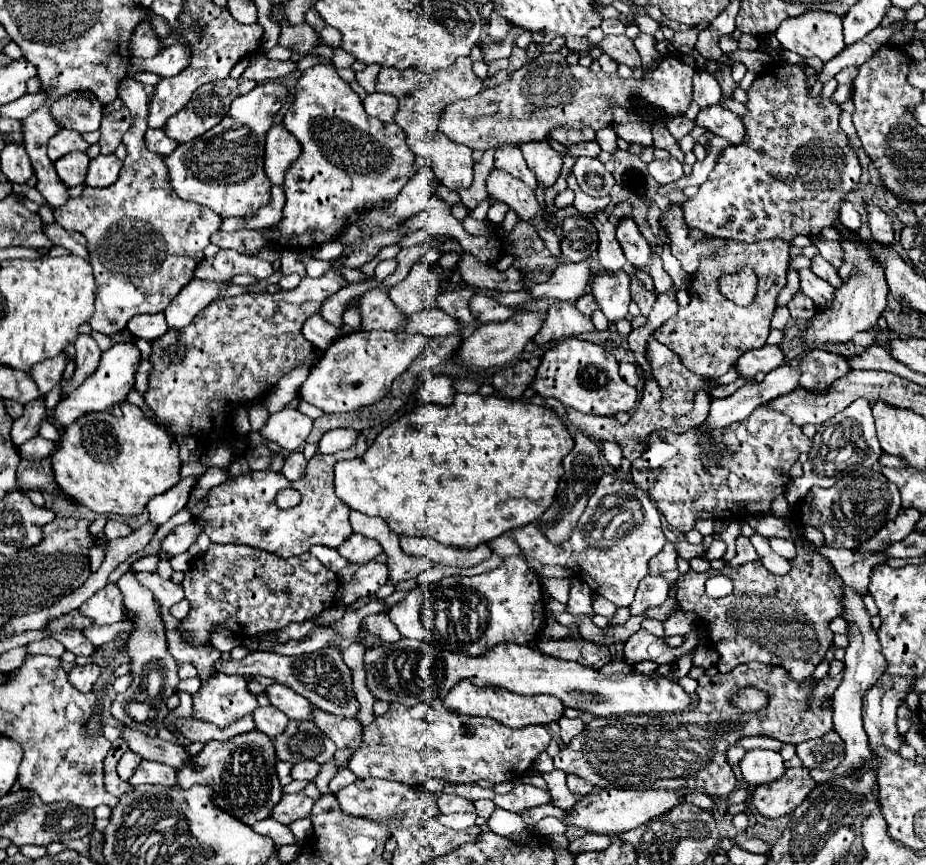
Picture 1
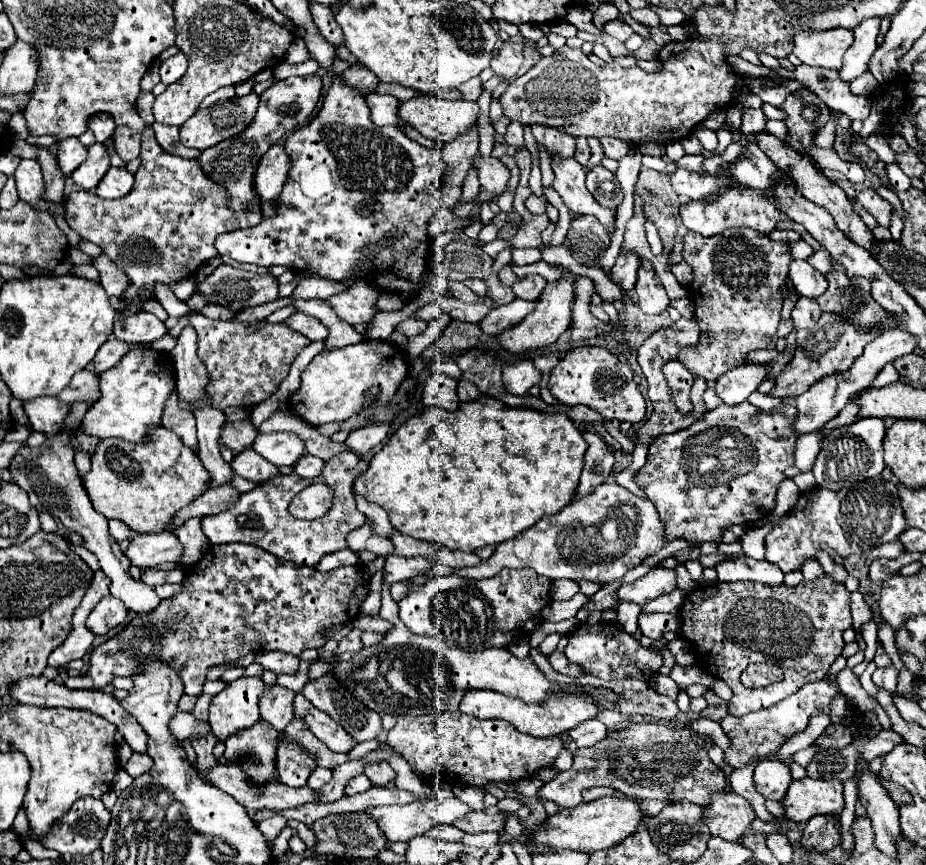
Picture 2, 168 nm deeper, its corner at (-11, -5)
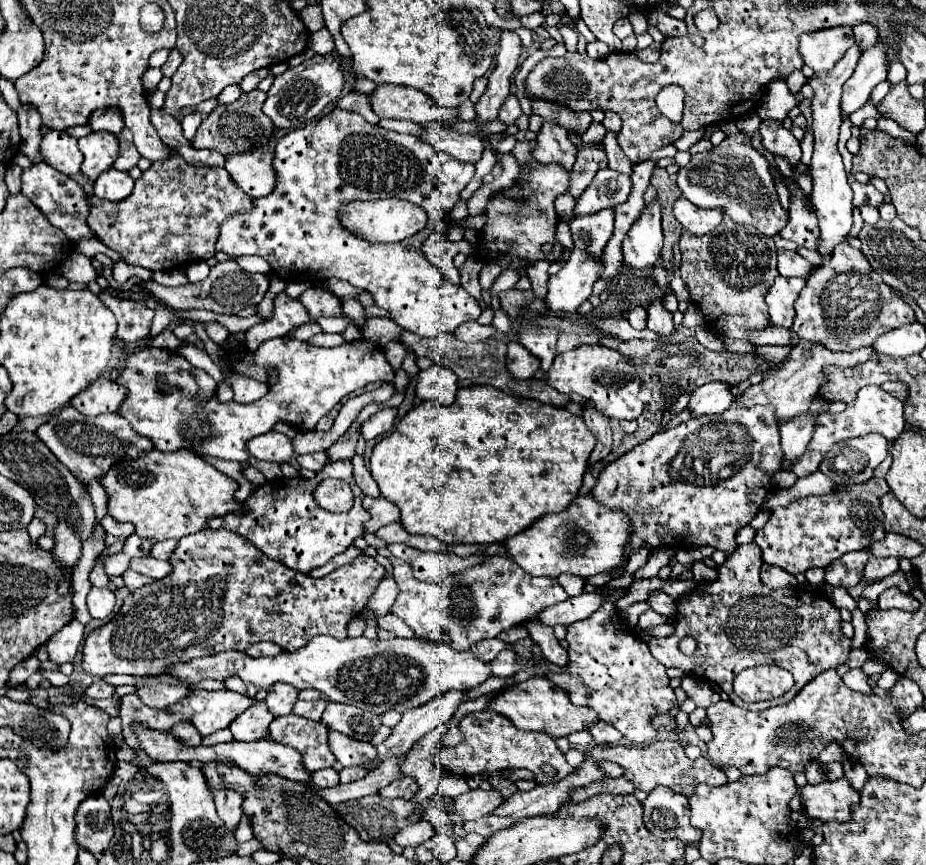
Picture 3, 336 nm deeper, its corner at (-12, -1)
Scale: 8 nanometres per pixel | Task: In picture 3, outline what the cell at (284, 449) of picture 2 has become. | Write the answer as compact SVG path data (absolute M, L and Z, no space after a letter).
M270 430L262 436L256 436L254 440L250 440L250 444L246 448L252 458L264 460L264 462L282 464L282 462L290 462L290 458L294 456L290 438L280 432L274 432L274 430Z

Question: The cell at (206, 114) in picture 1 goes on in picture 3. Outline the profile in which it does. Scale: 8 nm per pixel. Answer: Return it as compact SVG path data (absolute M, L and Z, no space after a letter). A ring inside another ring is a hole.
M252 90L248 94L242 94L234 104L214 108L208 114L208 118L202 120L200 124L194 138L194 148L198 150L208 148L224 156L230 156L230 154L250 152L254 148L264 148L266 144L270 144L270 140L274 138L274 124L270 124L270 118L266 118L266 114L262 112L264 100L266 100L266 92ZM250 136L252 136L252 144L250 144Z

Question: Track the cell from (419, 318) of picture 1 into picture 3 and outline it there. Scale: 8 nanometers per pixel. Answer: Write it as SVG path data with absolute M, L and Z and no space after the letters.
M366 318L362 326L362 338L370 340L372 344L384 346L390 340L400 340L400 330L402 328L390 318Z

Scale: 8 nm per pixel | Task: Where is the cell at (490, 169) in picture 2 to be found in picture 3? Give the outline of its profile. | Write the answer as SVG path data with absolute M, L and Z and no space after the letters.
M440 120L434 124L422 124L422 128L424 128L424 134L420 136L422 142L434 146L438 152L448 154L458 162L476 164L476 160L480 160L484 152L484 146L478 136L446 132L446 126Z

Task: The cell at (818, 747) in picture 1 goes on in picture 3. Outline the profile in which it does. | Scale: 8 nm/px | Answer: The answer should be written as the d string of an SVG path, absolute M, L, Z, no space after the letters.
M810 762L806 766L806 780L808 784L820 784L822 780L838 780L844 776L842 764L832 762L832 764L822 764L822 762Z

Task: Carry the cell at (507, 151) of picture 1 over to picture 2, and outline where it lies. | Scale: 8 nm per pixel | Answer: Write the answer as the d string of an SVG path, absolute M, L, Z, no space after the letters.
M513 122L513 124L509 124L509 126L507 126L507 132L505 132L505 144L509 144L509 146L515 146L515 148L521 148L521 146L525 144L525 140L523 140L523 128L521 128L521 124Z

